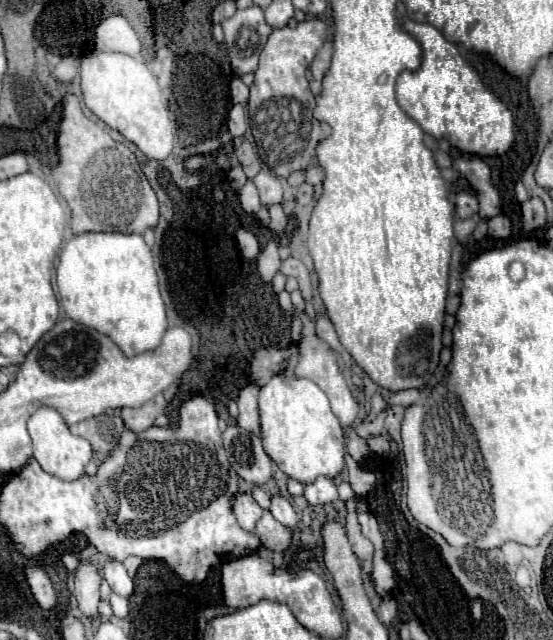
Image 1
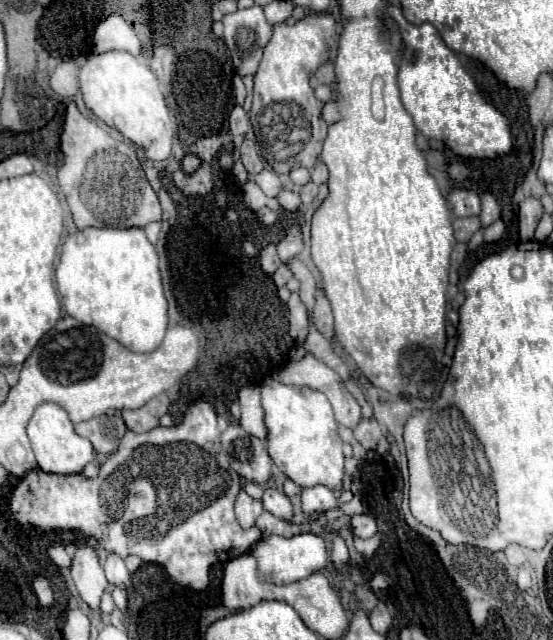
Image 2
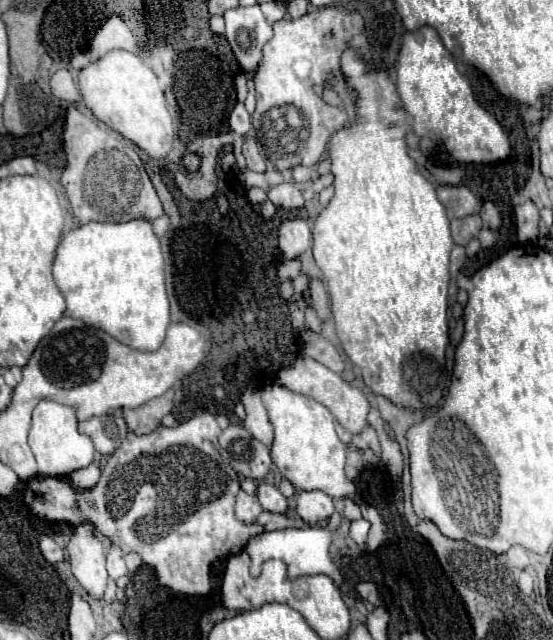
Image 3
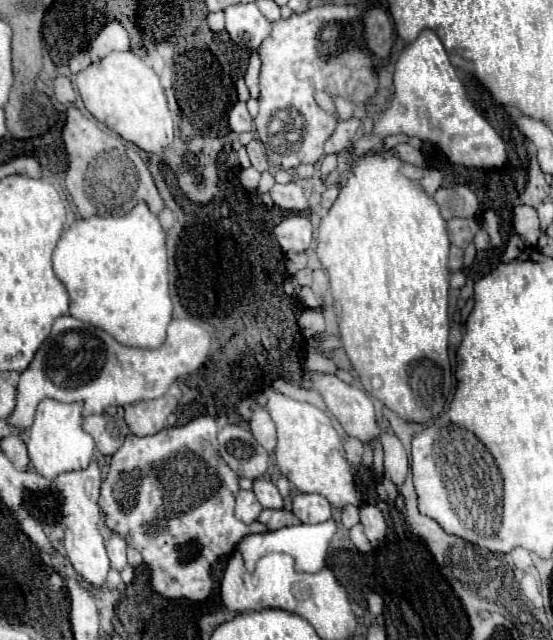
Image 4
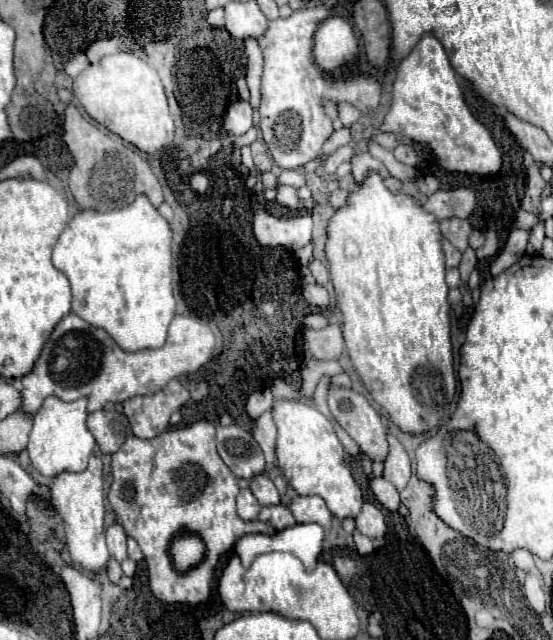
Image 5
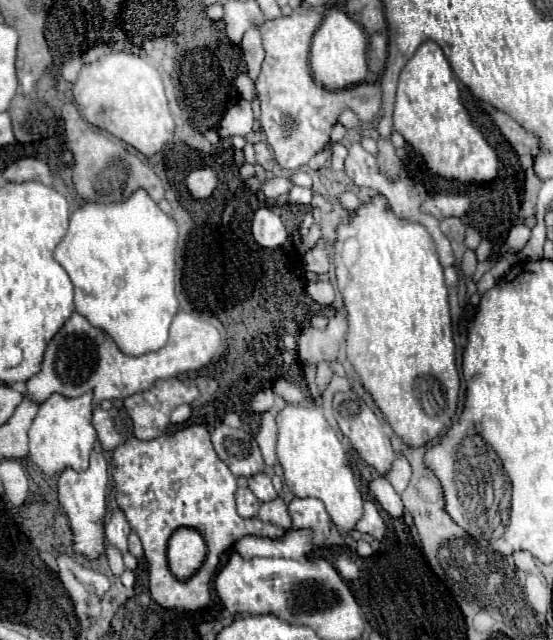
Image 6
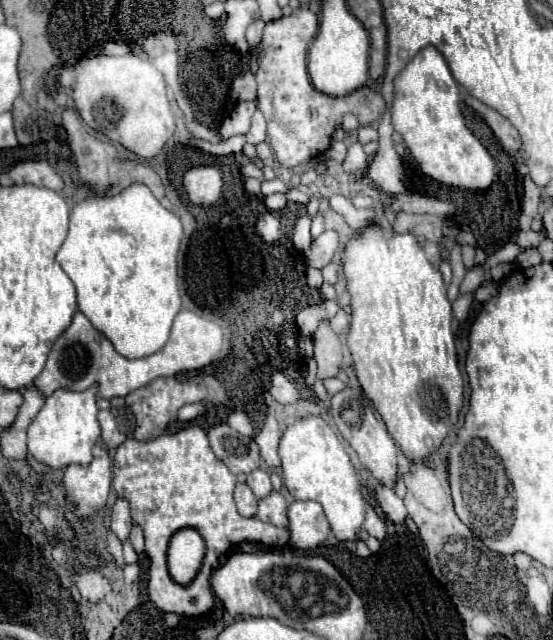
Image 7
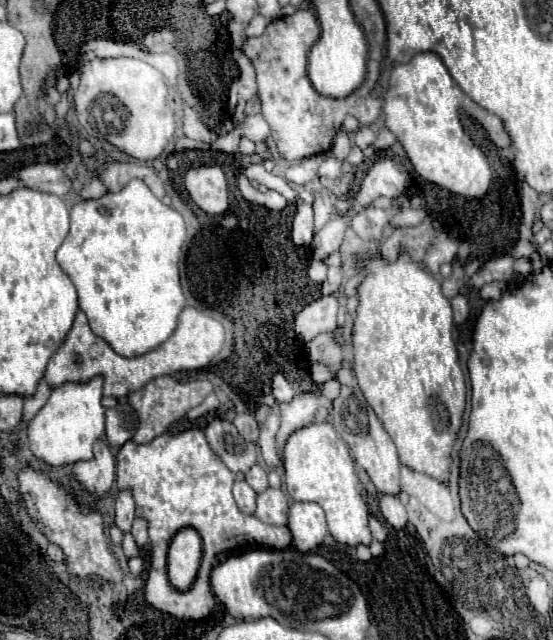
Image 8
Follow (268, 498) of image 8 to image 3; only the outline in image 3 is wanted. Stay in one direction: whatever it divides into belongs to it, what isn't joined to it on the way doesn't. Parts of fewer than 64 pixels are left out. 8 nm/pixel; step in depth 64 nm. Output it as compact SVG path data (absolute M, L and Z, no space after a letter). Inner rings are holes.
M262 512L258 516L258 524L262 524L266 530L284 530L284 528L306 528L306 526L324 526L324 522L316 522L316 524L304 524L302 520L296 518L288 518L286 514L274 514L274 512Z

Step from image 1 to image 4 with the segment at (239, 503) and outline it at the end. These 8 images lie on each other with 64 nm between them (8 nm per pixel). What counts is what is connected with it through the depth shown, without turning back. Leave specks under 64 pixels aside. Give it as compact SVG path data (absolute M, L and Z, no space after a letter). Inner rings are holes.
M240 490L236 496L236 518L246 522L246 524L252 524L252 522L256 522L260 512L262 512L262 506L256 500L254 492Z

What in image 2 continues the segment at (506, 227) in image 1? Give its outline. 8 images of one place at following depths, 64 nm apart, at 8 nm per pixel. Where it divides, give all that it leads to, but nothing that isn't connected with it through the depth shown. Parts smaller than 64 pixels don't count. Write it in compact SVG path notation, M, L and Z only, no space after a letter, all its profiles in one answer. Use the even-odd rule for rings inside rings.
M496 220L496 222L492 222L490 226L484 228L484 240L486 242L496 242L504 236L504 232L506 232L506 224L502 220Z

